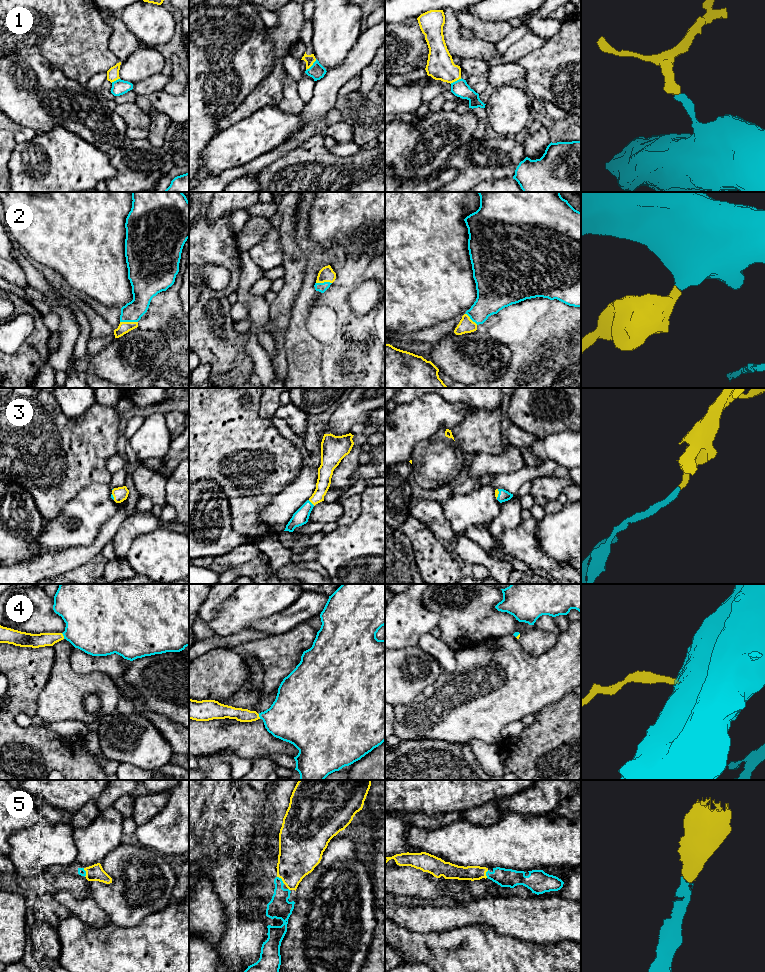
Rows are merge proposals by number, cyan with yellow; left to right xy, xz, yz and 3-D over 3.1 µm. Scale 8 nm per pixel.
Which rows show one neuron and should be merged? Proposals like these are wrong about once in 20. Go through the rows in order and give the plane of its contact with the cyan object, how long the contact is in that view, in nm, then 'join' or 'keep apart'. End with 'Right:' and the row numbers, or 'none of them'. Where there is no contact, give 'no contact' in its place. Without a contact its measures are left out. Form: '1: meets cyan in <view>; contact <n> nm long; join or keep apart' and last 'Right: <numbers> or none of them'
1: meets cyan in xz; contact 130 nm long; join
2: meets cyan in xy; contact 140 nm long; join
3: meets cyan in xz; contact 70 nm long; join
4: meets cyan in xy; contact 50 nm long; join
5: meets cyan in xz; contact 90 nm long; join
Right: 1, 2, 3, 4, 5

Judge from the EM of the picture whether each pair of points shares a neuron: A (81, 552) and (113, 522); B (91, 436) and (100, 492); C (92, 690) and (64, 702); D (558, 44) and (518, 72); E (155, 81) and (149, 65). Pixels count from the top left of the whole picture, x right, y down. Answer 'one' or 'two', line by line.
A: one
B: two
C: one
D: two
E: two

